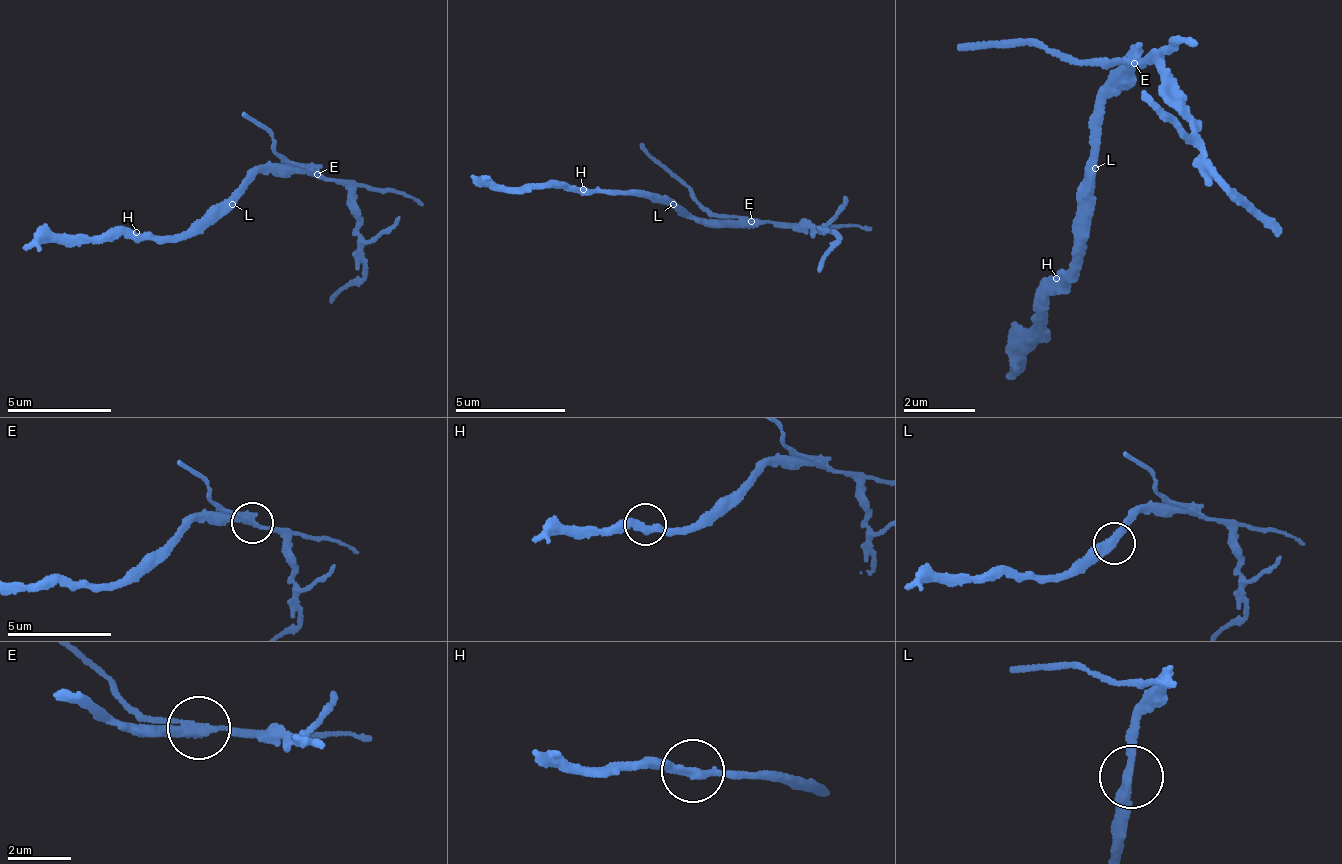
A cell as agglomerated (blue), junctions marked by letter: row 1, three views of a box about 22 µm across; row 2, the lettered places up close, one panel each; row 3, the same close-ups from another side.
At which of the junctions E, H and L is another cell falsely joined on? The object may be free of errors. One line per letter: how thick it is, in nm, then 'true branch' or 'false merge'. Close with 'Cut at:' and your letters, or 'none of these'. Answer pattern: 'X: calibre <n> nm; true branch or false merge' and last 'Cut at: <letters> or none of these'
E: calibre 280 nm; false merge
H: calibre 280 nm; true branch
L: calibre 320 nm; true branch
Cut at: E

